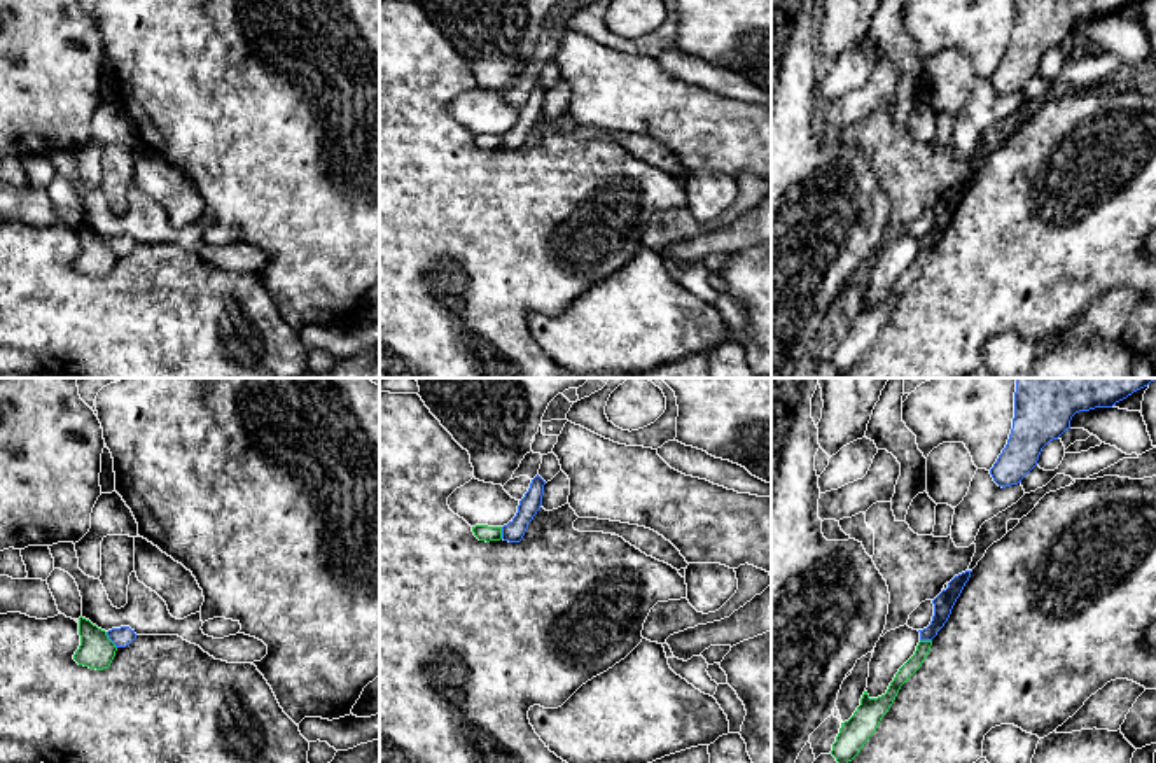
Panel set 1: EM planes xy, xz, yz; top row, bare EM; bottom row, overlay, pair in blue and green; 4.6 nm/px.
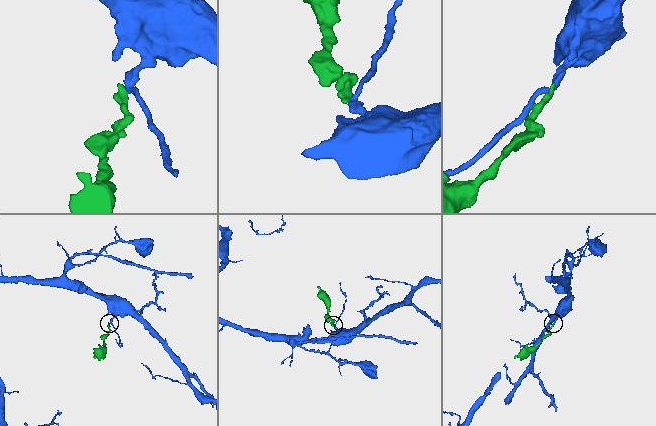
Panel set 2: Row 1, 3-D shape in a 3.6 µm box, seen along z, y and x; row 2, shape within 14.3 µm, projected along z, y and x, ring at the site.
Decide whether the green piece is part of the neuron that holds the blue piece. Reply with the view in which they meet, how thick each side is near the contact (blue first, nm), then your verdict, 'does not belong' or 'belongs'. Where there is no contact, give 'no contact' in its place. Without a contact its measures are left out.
contact in xy; calibres 90 and 160 nm; does not belong

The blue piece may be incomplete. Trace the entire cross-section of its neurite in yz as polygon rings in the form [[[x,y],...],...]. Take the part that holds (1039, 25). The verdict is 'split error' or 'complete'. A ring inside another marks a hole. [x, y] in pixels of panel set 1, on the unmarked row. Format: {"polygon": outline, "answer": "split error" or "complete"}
{"polygon": [[[1014,0],[1014,26],[1006,56],[990,77],[1006,96],[1037,74],[1042,56],[1070,37],[1079,19],[1112,16],[1133,0]]], "answer": "complete"}

